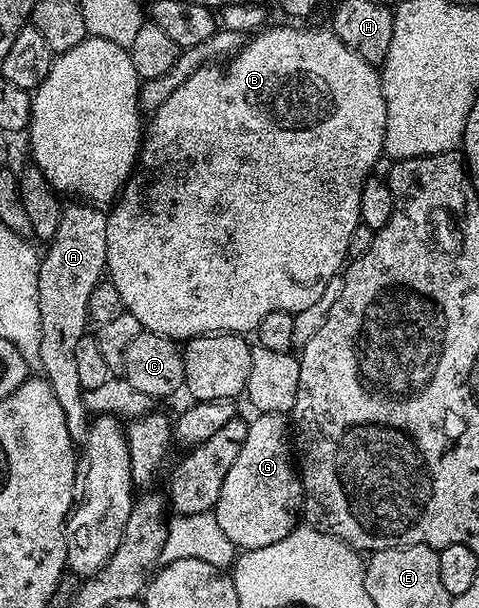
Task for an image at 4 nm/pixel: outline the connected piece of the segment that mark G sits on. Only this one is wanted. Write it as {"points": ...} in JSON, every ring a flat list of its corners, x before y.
{"points":[[258,413,247,428,247,440,243,440,243,448,239,448,239,456,235,456,235,464,227,471,227,480,223,480,223,492,219,492,219,500,215,507,215,515,223,533,237,548,242,551,255,548,267,548,267,544,275,544,275,540,283,540,299,525,299,515,303,510,301,479,295,465,295,454,291,449,291,422,283,414]]}

